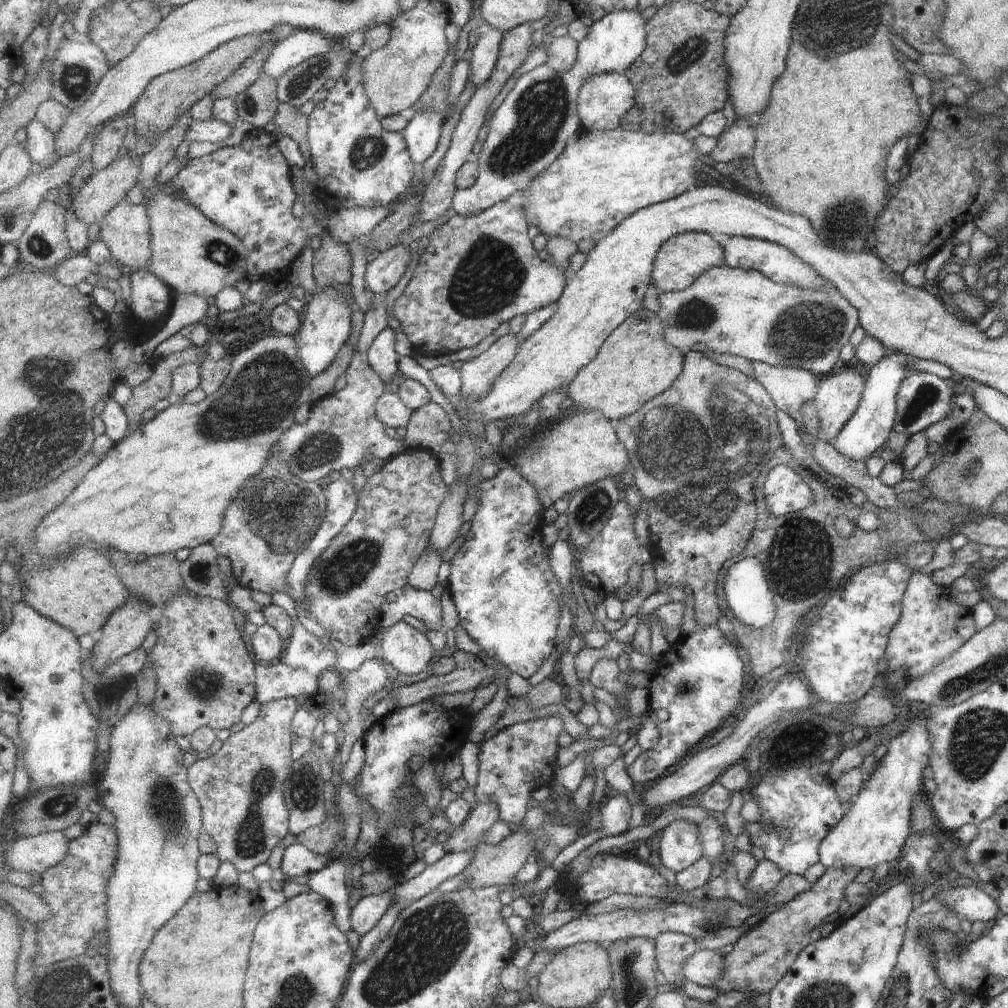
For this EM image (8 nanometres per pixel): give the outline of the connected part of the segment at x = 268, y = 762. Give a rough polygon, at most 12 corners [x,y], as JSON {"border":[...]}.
{"border":[[296,697],[189,768],[240,872],[291,834]]}

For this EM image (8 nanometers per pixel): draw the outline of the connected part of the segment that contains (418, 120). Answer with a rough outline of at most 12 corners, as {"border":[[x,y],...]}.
{"border":[[412,111],[402,133],[421,166],[438,150],[446,116]]}

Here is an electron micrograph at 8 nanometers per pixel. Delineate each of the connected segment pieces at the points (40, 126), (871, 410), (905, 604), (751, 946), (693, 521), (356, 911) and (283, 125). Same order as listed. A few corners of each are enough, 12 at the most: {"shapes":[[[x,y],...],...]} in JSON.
{"shapes":[[[40,119],[28,126],[26,147],[38,166],[62,157],[55,132]],[[904,353],[868,369],[858,408],[831,442],[848,459],[883,453]],[[911,574],[883,656],[923,677],[977,631],[973,611]],[[858,867],[758,920],[724,956],[720,992],[769,993],[838,911]],[[686,352],[613,420],[649,514],[657,584],[720,616],[783,444],[758,380]],[[395,888],[362,898],[352,910],[353,930],[370,934],[390,912]],[[282,102],[275,121],[311,161],[309,116]]]}

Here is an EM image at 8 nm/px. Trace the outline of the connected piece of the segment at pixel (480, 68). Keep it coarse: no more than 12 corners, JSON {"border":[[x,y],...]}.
{"border":[[491,29],[473,43],[469,80],[476,89],[494,74],[506,33]]}

